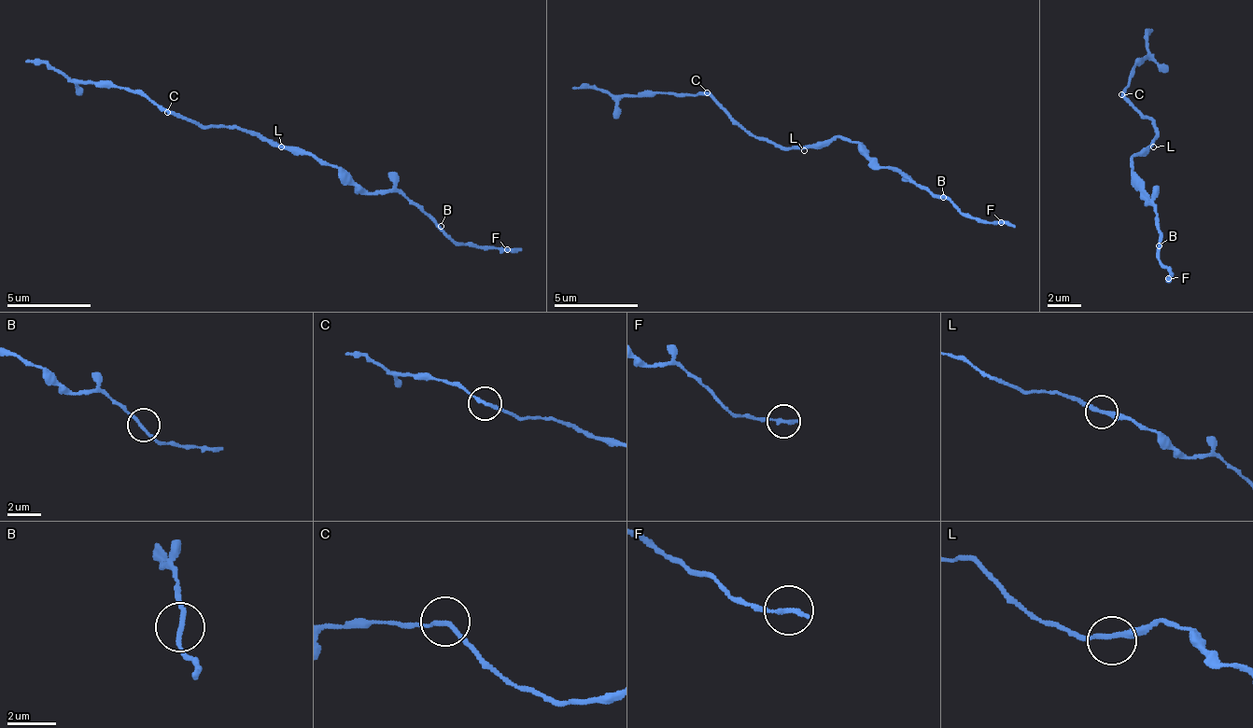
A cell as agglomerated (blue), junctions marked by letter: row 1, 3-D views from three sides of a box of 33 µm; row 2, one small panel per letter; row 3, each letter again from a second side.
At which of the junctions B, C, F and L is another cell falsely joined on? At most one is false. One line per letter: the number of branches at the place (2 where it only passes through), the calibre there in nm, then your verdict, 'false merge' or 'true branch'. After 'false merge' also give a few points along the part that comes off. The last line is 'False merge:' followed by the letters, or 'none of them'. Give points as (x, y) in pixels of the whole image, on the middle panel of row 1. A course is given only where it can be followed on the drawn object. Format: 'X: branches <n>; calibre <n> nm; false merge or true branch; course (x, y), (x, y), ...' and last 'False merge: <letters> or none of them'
B: branches 2; calibre 180 nm; true branch
C: branches 2; calibre 180 nm; true branch
F: branches 1; calibre 240 nm; true branch
L: branches 2; calibre 220 nm; true branch
False merge: none of them

